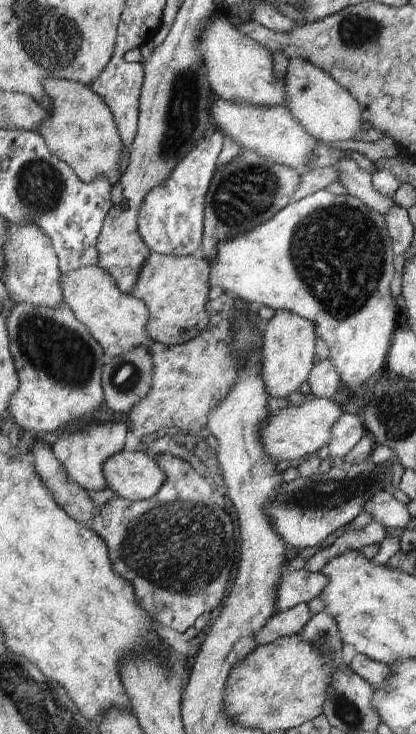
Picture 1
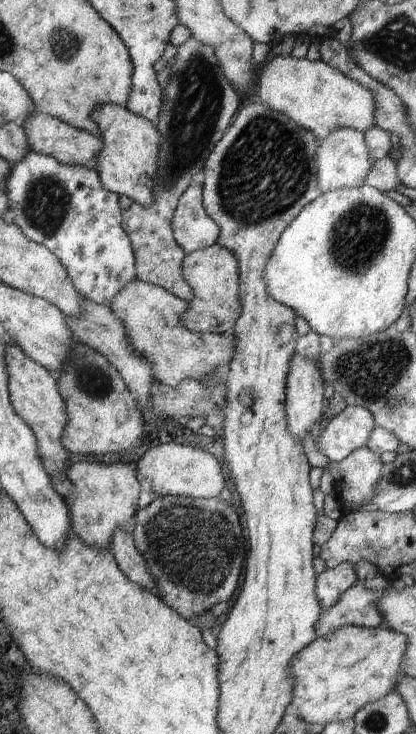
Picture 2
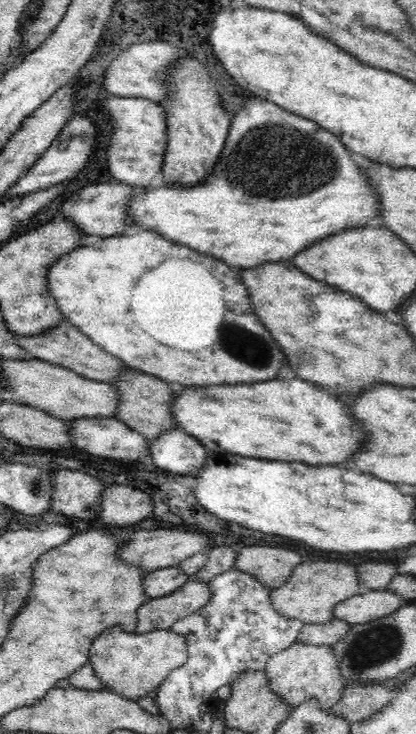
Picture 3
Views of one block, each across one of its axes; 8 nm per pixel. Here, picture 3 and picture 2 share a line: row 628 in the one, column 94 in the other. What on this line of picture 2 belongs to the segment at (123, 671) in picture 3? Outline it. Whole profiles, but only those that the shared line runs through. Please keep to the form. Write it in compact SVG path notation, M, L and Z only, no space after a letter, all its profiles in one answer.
M108 103L96 105L91 110L90 118L92 118L95 125L98 126L98 138L100 138L103 144L95 158L94 170L98 173L98 178L100 179L102 186L106 190L115 192L120 196L124 194L124 196L132 198L132 200L140 203L142 206L147 207L148 205L152 205L153 182L155 181L155 174L157 173L157 156L161 139L161 134L155 127L155 123L142 118L141 116L136 116L136 114L130 112L126 107Z

